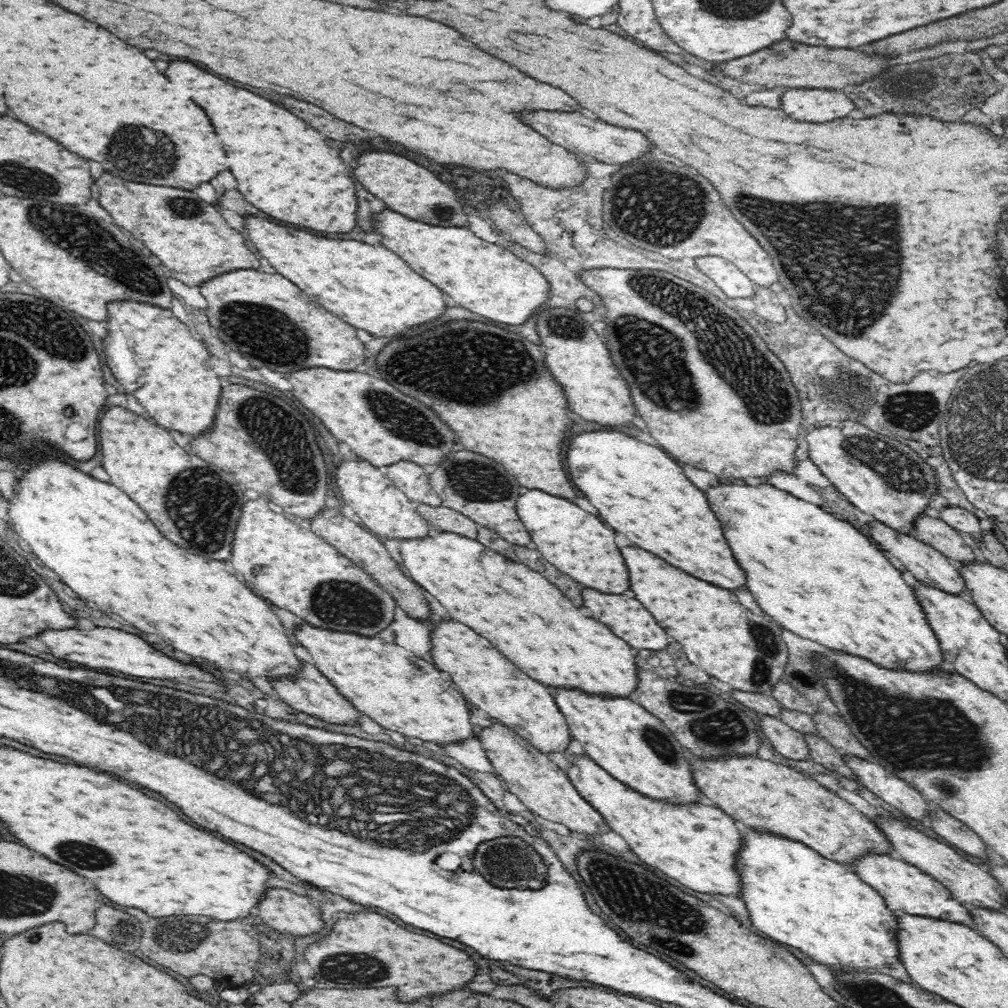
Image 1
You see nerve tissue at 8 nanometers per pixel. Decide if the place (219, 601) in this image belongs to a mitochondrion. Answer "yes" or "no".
no

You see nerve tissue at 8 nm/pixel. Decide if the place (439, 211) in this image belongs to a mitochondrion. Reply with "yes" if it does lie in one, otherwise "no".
yes

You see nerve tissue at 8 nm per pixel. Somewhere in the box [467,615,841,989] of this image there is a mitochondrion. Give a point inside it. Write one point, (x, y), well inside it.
(648, 907)

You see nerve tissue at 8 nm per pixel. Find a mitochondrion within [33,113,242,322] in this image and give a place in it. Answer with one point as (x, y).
(147, 154)

